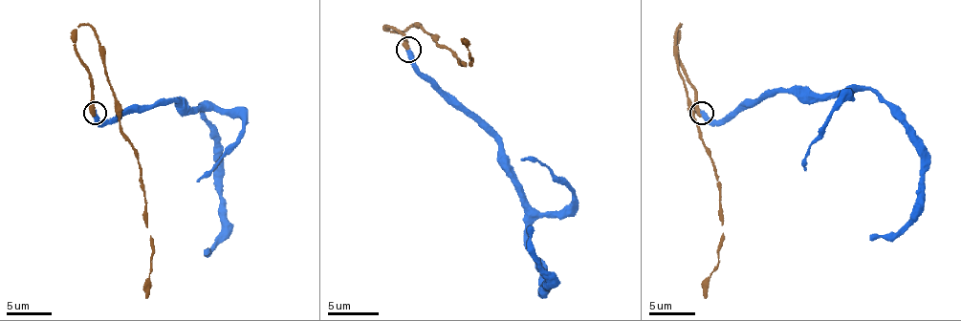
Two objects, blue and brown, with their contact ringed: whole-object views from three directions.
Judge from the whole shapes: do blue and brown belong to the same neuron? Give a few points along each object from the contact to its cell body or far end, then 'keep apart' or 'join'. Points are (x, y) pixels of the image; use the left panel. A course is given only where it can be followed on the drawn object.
course blue (94, 114), (98, 121), (117, 122), (128, 112), (200, 104), (221, 179), (221, 235), (205, 255); course brown (94, 114), (92, 79), (76, 49), (82, 24), (94, 31), (121, 134), (140, 164), (153, 252), (146, 297); keep apart

